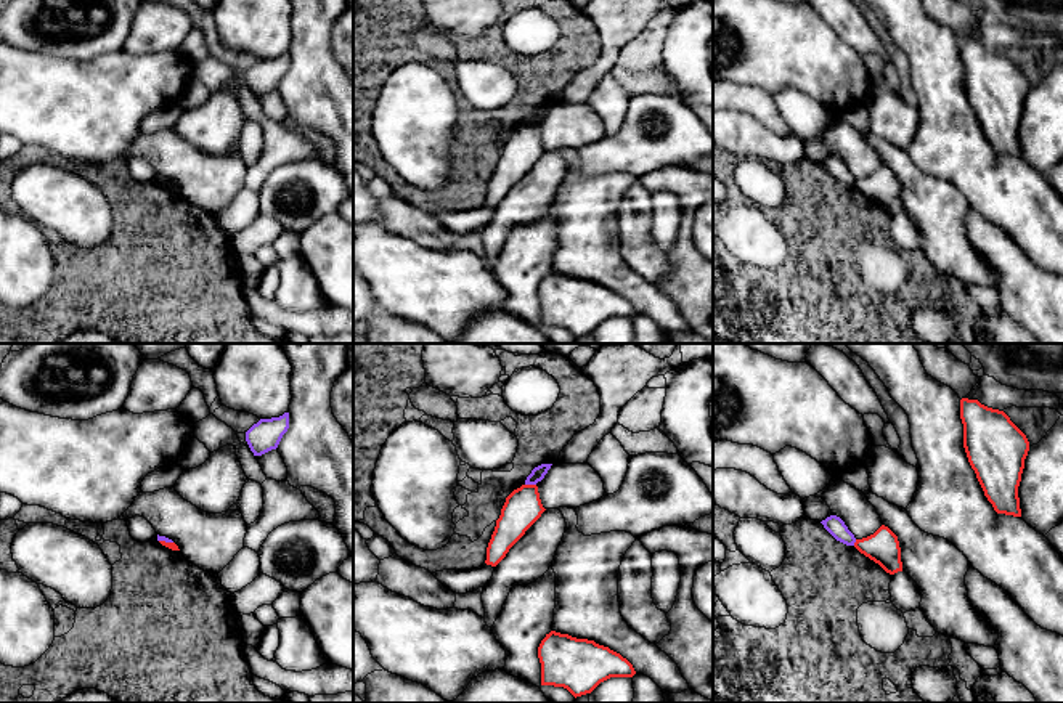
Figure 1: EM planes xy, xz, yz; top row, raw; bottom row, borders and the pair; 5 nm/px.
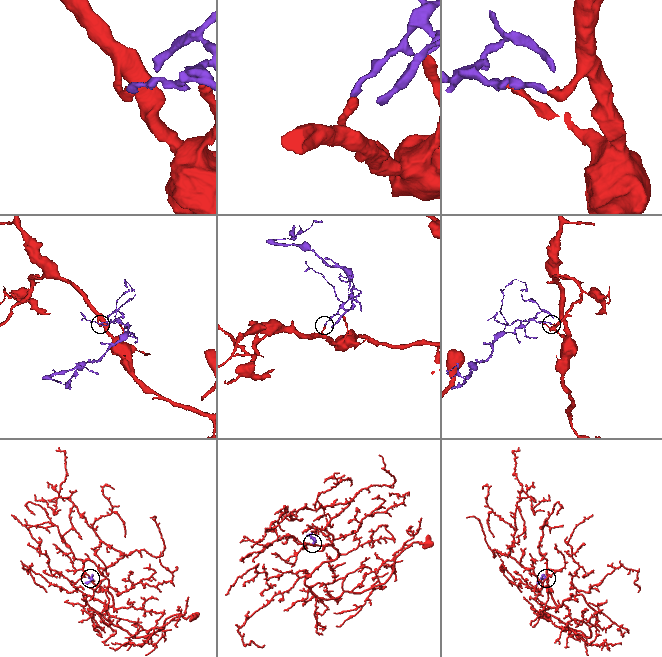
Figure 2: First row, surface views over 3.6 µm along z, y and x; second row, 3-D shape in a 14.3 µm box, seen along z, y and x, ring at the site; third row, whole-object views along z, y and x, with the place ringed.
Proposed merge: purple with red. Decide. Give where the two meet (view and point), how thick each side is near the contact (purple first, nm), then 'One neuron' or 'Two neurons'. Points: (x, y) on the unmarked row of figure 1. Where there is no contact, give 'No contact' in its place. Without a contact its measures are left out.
Touches purple at xz (530, 124). Thickness 70 nm (purple) against 190 nm. Two neurons

